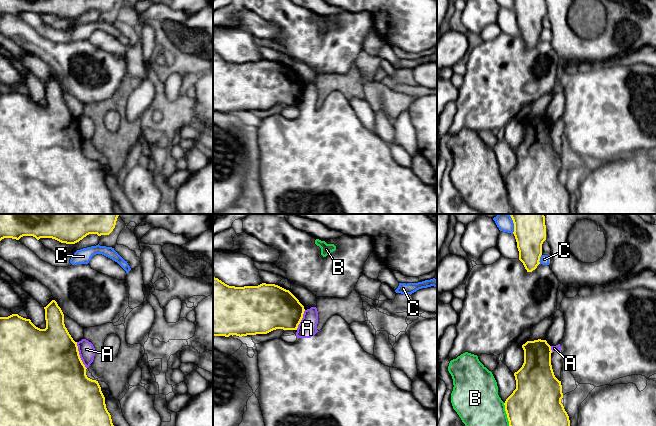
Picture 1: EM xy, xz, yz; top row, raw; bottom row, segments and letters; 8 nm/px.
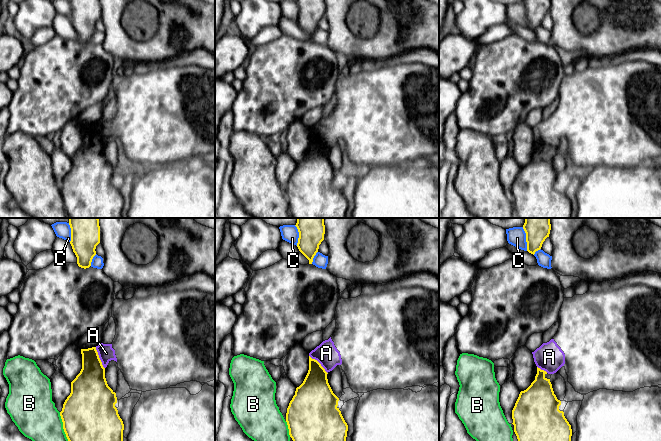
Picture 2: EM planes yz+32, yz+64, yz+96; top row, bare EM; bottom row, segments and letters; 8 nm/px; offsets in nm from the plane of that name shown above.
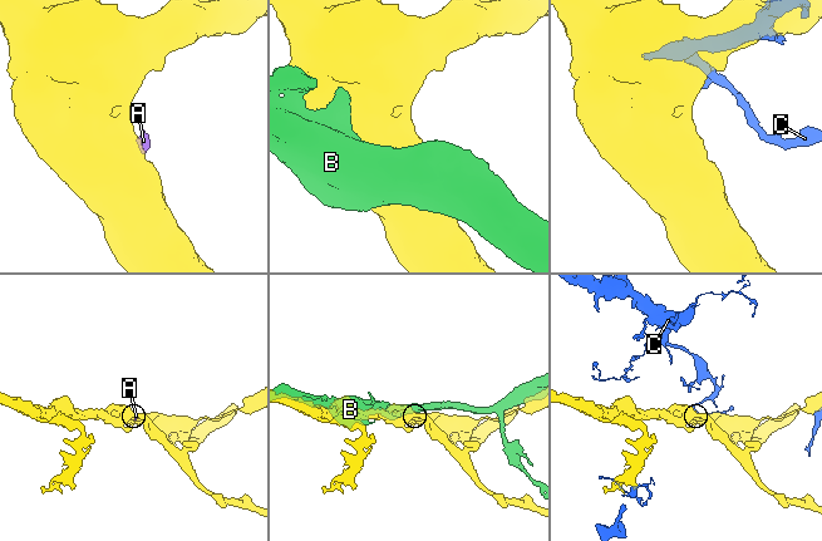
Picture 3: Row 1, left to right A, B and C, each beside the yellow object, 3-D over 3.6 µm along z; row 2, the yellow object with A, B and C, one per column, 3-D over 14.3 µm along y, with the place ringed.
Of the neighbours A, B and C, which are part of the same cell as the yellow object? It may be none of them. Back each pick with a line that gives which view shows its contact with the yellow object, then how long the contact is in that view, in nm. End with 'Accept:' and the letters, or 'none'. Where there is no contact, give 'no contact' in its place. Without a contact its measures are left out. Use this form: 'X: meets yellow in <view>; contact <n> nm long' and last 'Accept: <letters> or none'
Accept: none

